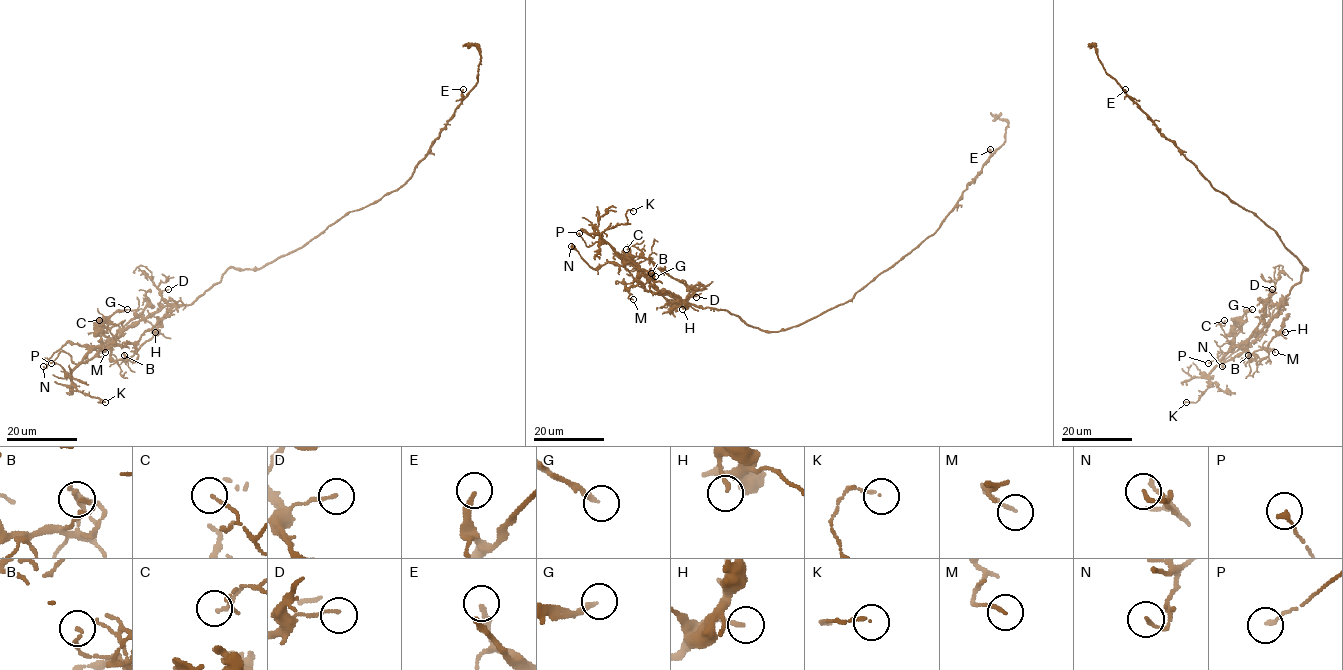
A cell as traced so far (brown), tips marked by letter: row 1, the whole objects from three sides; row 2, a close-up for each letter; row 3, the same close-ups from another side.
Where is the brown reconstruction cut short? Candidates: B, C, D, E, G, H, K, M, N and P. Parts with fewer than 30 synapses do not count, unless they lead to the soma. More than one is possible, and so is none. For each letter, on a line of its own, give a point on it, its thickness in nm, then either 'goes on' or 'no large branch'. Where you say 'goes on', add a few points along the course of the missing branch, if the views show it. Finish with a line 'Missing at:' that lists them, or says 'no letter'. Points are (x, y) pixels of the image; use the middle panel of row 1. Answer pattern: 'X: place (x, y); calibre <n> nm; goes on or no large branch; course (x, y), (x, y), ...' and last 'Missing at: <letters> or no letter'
B: place (651, 273); calibre 120 nm; no large branch
C: place (626, 249); calibre 120 nm; no large branch
D: place (696, 297); calibre 130 nm; no large branch
E: place (990, 149); calibre 190 nm; goes on; course (990, 149), (987, 139), (975, 137), (969, 130), (966, 118), (961, 116)
G: place (655, 276); calibre 200 nm; no large branch
H: place (682, 309); calibre 150 nm; no large branch
K: place (633, 211); calibre 100 nm; no large branch
M: place (633, 299); calibre 130 nm; no large branch
N: place (571, 246); calibre 150 nm; no large branch
P: place (579, 233); calibre 180 nm; goes on
Missing at: E, P

